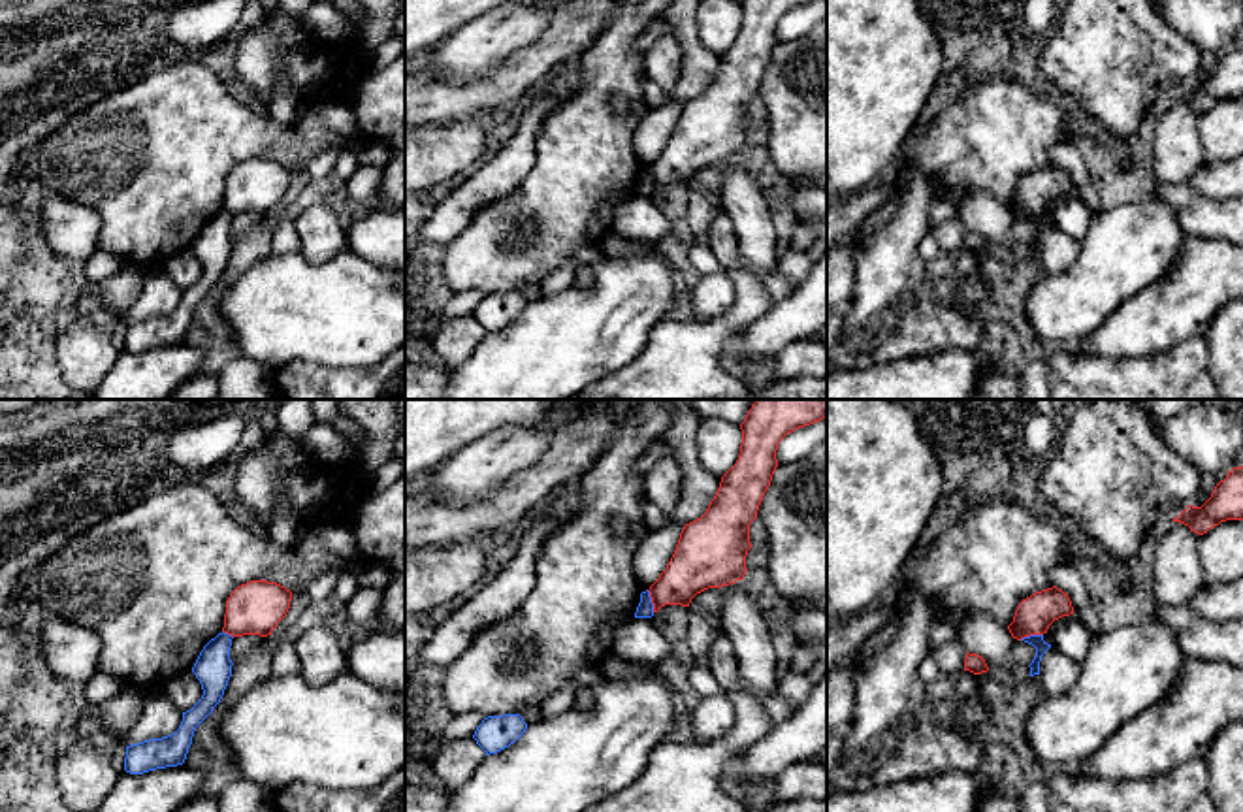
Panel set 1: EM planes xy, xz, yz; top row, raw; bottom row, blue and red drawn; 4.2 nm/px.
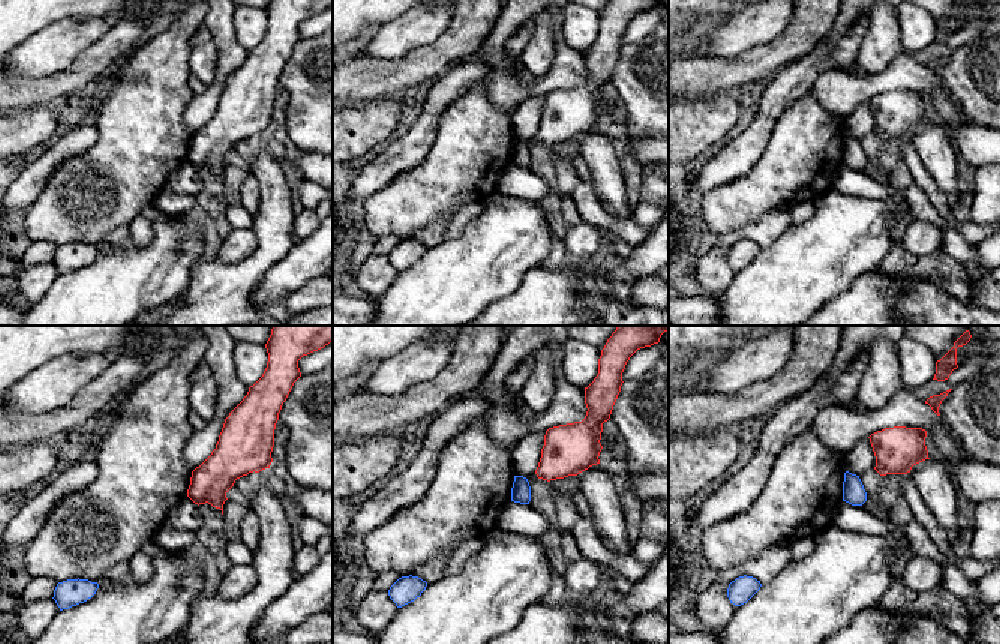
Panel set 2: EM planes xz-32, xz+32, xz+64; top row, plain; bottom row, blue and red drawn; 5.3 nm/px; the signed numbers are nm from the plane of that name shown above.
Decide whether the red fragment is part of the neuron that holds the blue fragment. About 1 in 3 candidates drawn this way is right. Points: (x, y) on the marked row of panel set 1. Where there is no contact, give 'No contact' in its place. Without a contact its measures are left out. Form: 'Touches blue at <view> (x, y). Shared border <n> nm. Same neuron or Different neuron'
Touches blue at yz (1031, 635). Shared border 110 nm. Different neuron

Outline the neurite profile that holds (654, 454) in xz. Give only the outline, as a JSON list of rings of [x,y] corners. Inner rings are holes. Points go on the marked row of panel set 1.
[[[655,443],[652,445],[642,458],[637,462],[635,469],[637,473],[640,473],[642,477],[654,469],[655,463],[661,462],[661,458],[665,456],[667,447],[663,443]]]

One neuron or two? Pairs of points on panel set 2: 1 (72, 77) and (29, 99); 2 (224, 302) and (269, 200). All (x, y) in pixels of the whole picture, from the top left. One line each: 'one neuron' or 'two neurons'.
1: one neuron
2: one neuron

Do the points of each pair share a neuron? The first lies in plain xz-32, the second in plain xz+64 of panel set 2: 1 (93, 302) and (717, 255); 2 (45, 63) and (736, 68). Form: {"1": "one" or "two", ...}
{"1": "two", "2": "two"}

